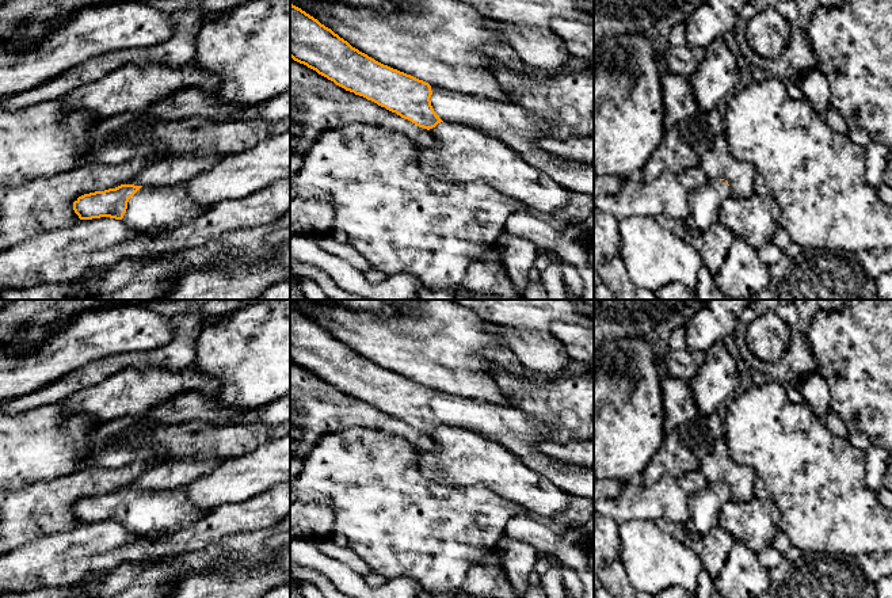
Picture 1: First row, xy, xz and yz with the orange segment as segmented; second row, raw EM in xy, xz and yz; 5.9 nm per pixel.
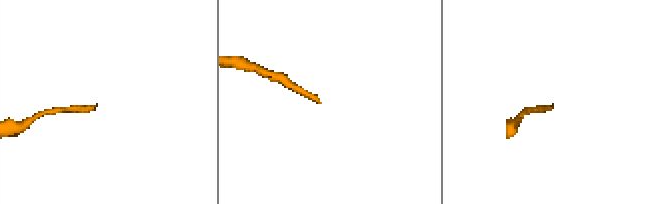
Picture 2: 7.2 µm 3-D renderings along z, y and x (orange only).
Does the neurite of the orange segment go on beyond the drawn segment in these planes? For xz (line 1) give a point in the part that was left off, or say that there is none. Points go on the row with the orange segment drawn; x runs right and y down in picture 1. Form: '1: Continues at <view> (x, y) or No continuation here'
1: Continues at xz (513, 125)

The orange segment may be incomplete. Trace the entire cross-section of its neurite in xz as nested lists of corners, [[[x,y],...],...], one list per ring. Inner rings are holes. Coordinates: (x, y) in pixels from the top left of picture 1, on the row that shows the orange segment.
[[[290,4],[290,57],[346,91],[363,96],[419,127],[430,130],[445,121],[468,125],[484,134],[493,136],[529,157],[534,167],[571,193],[594,195],[594,163],[563,161],[550,156],[541,148],[542,141],[552,137],[548,125],[523,107],[442,88],[435,88],[432,92],[428,83],[376,61],[293,4]]]

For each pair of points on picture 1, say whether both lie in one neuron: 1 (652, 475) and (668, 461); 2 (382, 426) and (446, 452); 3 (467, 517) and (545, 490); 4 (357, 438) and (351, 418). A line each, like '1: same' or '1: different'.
1: same
2: different
3: different
4: different

